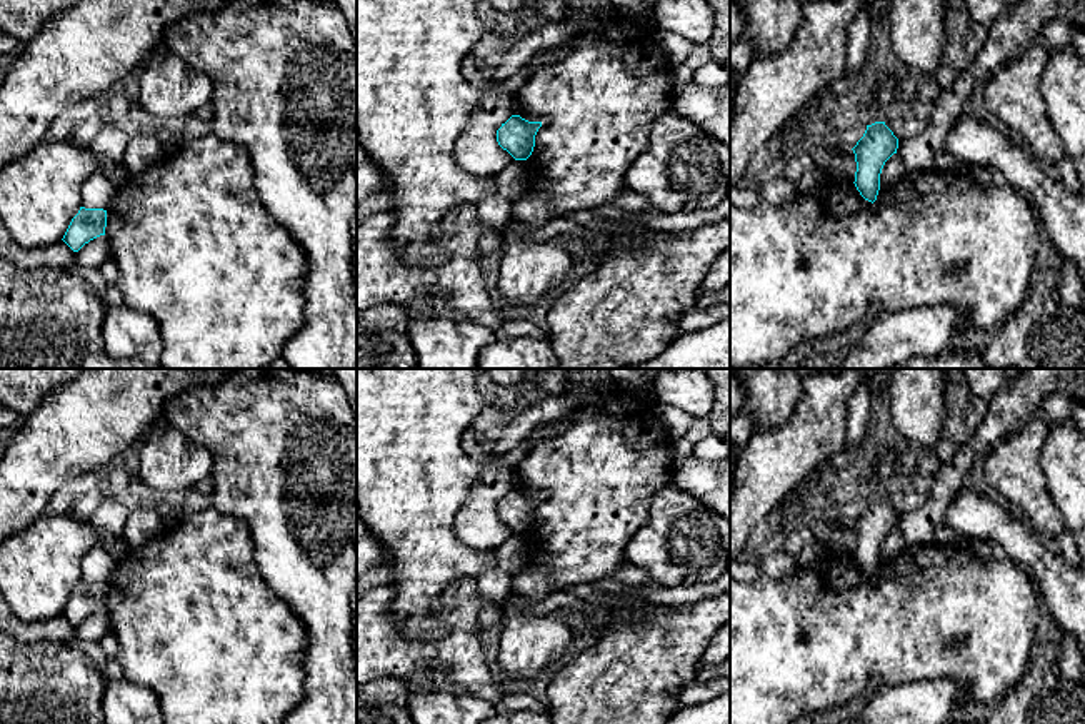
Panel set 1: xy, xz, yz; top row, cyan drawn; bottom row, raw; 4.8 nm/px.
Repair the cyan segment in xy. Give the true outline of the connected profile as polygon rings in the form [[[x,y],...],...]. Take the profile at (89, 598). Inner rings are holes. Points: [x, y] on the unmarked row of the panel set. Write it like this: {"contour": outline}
{"contour": [[[80,581],[78,587],[72,592],[62,614],[73,626],[78,626],[90,614],[105,609],[105,601],[107,584]]]}

